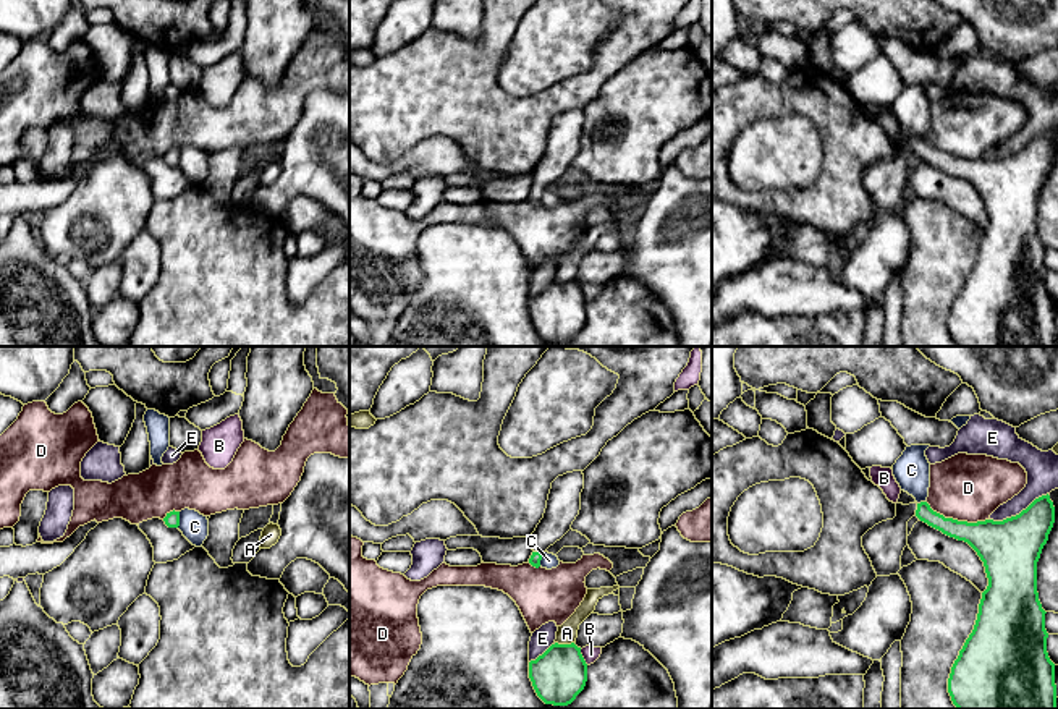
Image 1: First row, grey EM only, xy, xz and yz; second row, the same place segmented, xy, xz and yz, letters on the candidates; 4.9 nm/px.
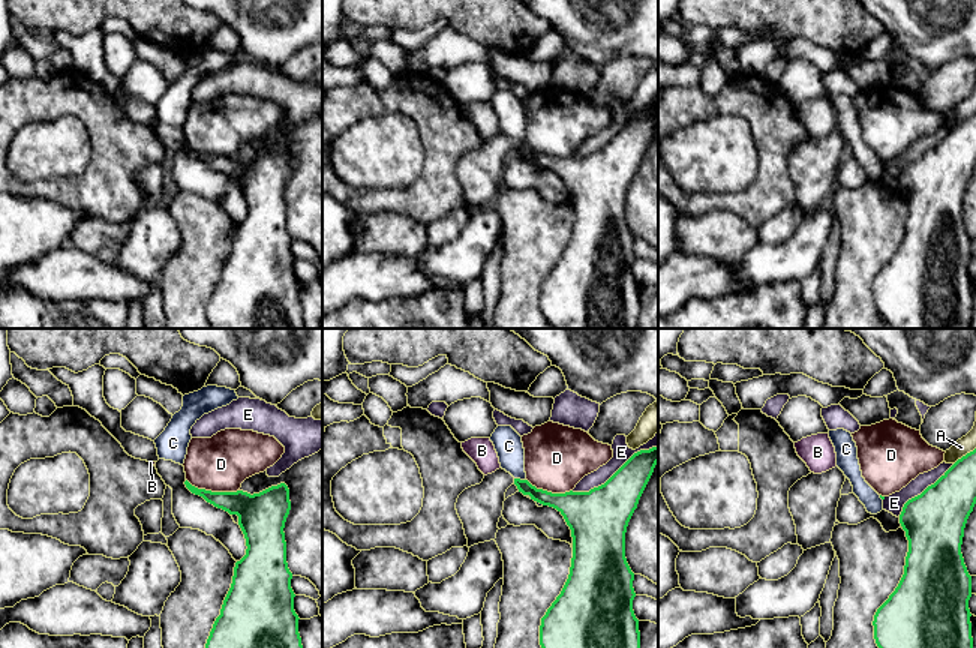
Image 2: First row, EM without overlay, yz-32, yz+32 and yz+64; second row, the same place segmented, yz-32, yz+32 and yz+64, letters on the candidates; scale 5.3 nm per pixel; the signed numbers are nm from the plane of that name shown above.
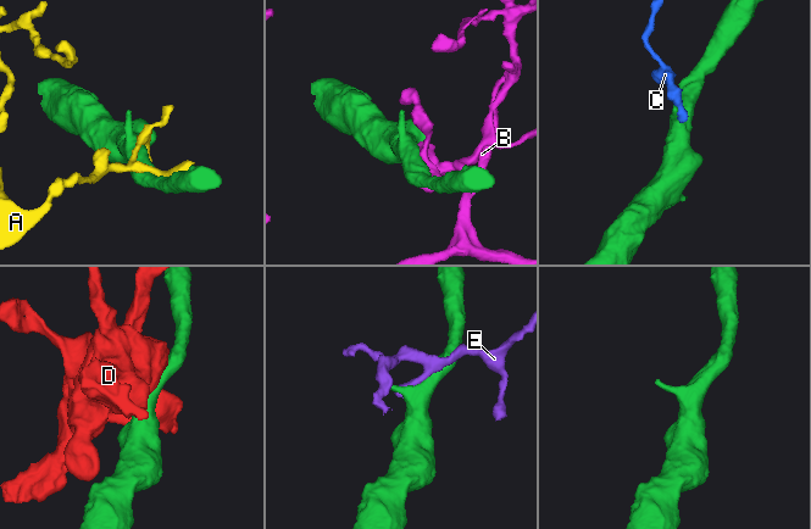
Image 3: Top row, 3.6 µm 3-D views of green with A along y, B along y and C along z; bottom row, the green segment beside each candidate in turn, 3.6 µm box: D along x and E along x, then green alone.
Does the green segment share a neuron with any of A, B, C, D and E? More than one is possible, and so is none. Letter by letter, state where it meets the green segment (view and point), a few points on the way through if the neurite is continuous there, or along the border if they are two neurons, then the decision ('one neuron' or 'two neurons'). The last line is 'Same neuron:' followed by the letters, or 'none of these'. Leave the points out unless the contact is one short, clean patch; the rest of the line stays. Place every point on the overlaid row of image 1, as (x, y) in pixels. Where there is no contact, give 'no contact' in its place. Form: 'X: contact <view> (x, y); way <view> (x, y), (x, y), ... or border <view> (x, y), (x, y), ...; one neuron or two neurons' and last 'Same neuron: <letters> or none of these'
A: contact xz (565, 645); two neurons
B: contact xz (583, 658); two neurons
C: contact xy (178, 520); border xy (180, 512), (180, 523), (177, 526); two neurons
D: contact yz (956, 520); two neurons
E: contact yz (1019, 513); two neurons
Same neuron: none of these

